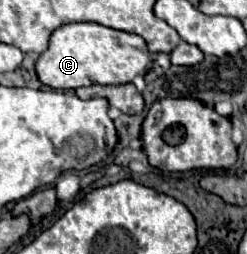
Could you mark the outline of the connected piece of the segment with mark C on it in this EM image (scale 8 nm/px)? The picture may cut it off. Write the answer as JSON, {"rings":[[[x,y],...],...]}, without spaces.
{"rings":[[[69,23],[53,31],[47,51],[39,57],[35,71],[39,81],[53,89],[71,91],[83,85],[123,85],[135,75],[145,75],[153,61],[143,37],[99,23]]]}

